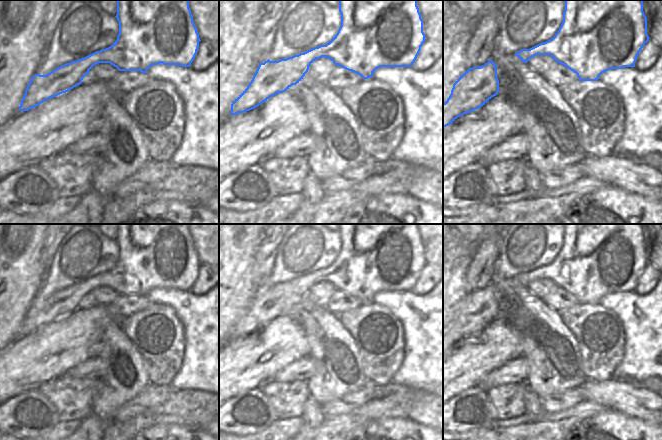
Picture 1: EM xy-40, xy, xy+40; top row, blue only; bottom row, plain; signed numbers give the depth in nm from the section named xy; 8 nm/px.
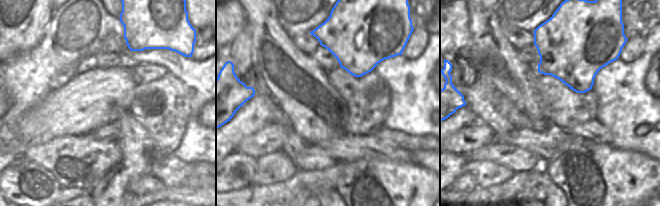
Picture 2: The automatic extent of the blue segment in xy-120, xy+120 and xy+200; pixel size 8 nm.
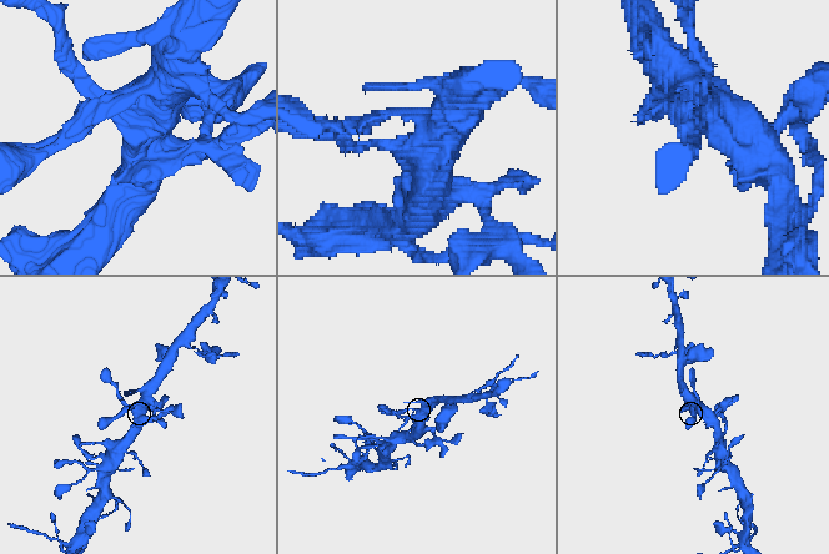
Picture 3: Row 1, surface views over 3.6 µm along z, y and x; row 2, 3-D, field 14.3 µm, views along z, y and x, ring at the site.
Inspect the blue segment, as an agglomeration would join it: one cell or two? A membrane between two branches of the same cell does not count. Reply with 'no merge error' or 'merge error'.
no merge error

